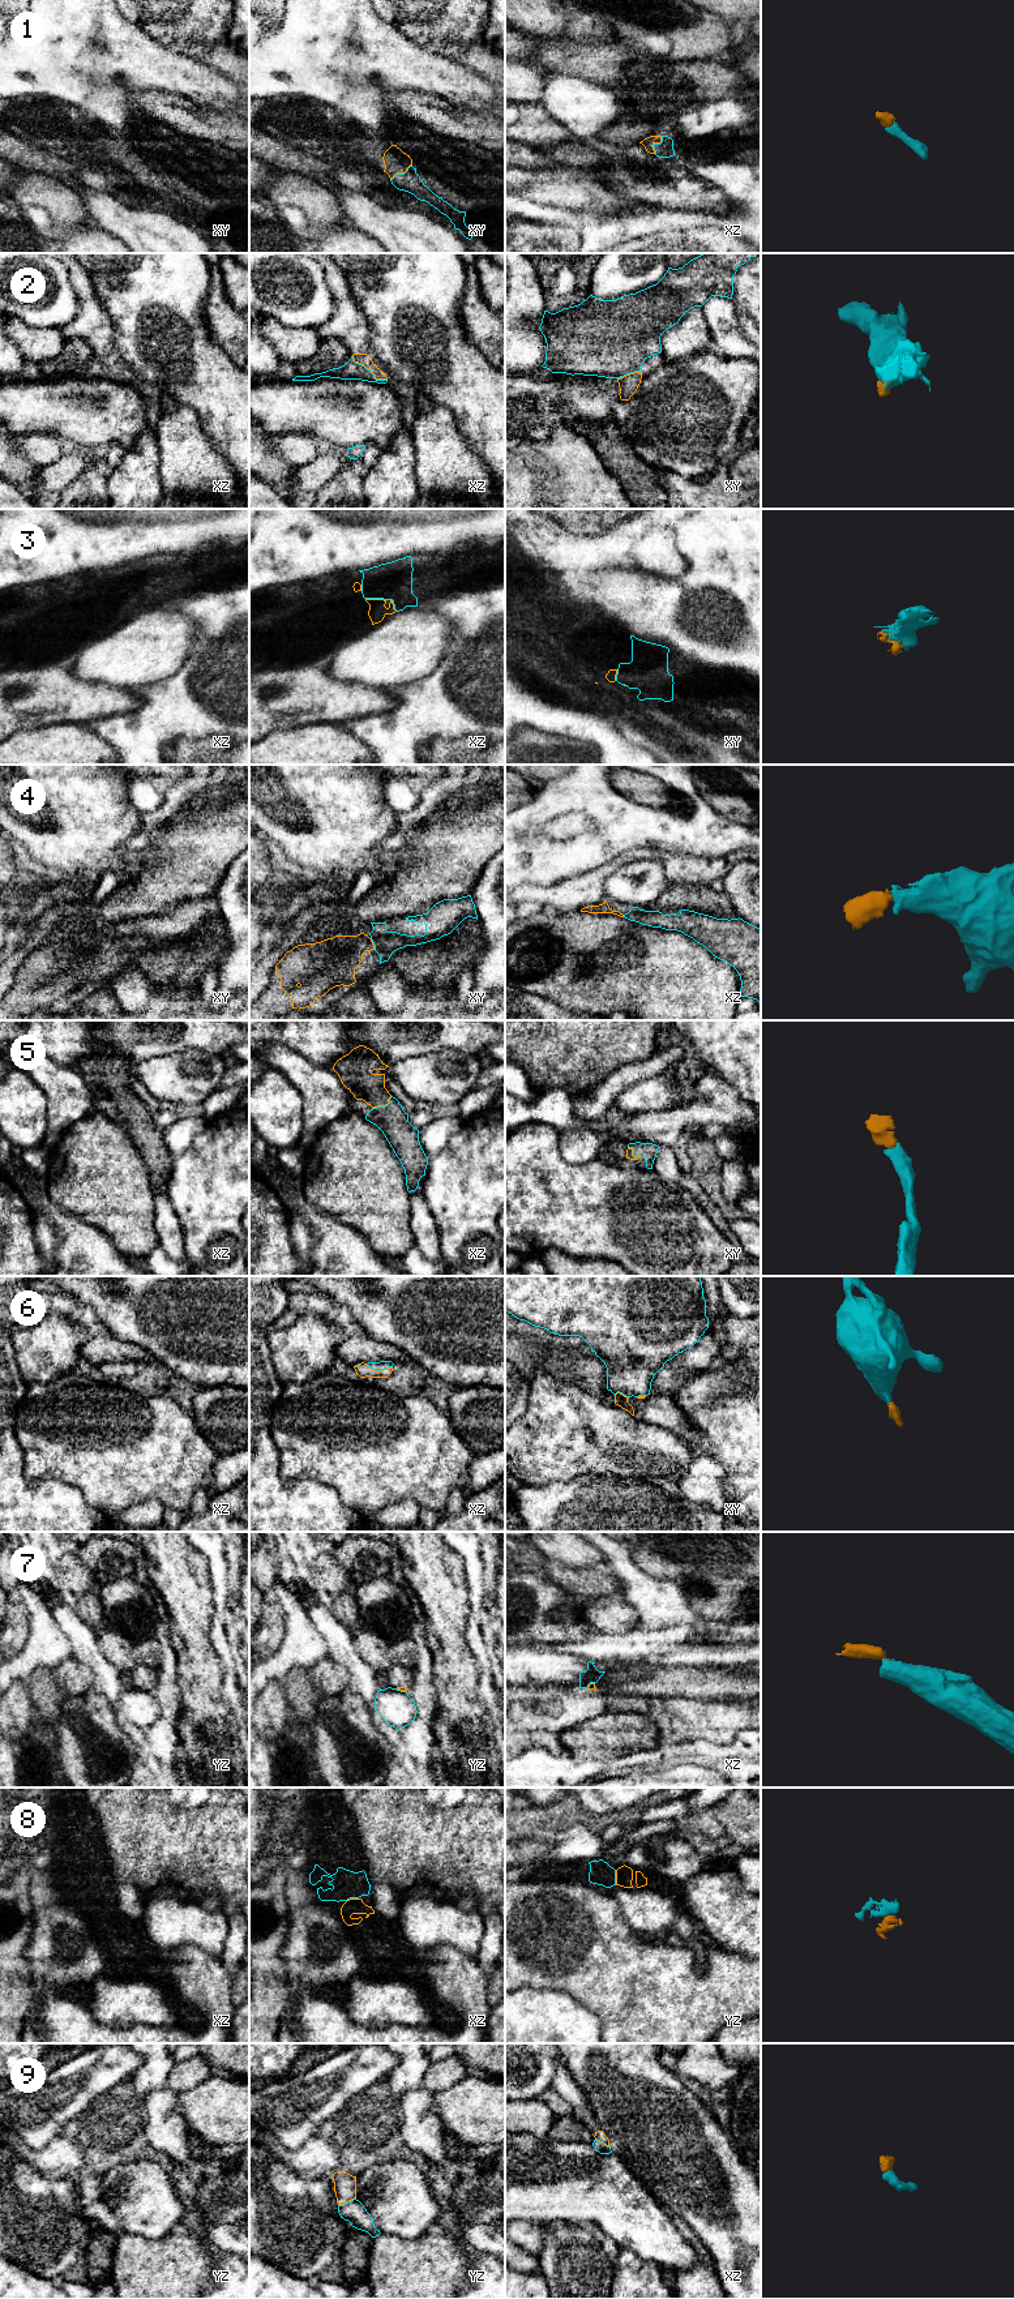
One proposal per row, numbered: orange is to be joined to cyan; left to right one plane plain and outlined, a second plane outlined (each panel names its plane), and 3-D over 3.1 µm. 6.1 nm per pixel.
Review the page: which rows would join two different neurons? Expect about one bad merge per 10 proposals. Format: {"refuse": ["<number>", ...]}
{"refuse": ["7"]}

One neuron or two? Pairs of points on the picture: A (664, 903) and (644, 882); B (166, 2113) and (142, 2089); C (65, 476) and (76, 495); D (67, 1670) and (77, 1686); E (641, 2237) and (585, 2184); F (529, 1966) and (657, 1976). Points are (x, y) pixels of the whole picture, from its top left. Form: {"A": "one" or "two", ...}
{"A": "two", "B": "two", "C": "two", "D": "one", "E": "one", "F": "one"}

